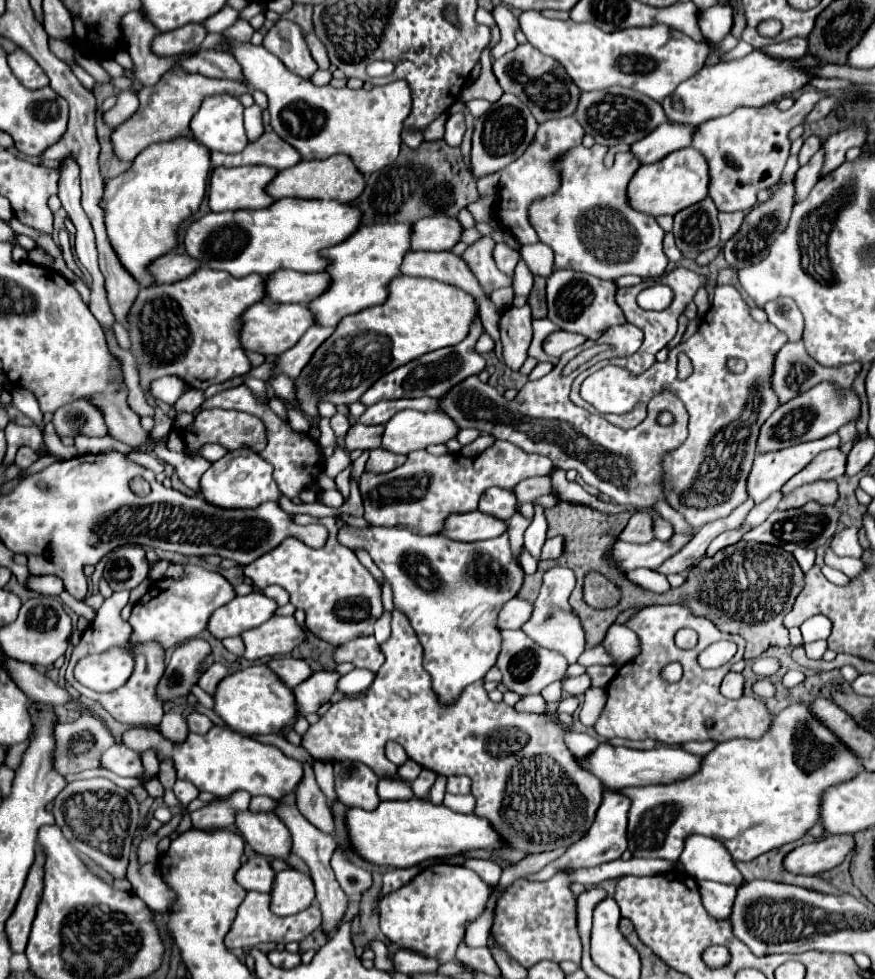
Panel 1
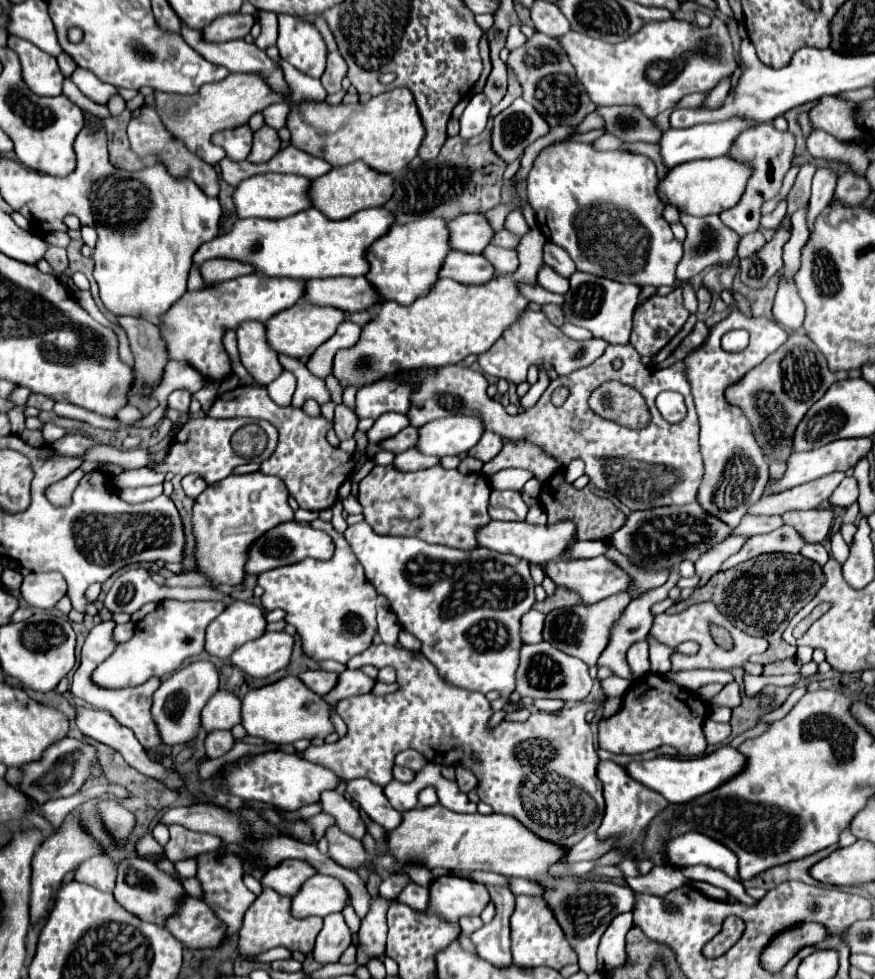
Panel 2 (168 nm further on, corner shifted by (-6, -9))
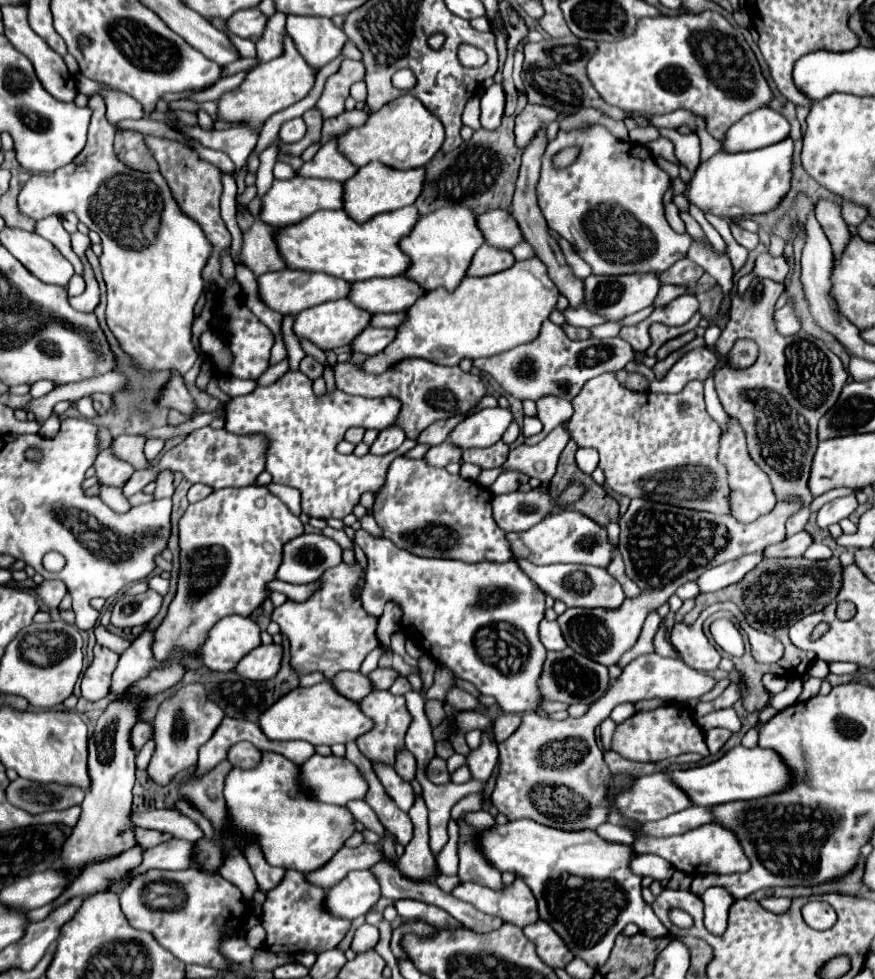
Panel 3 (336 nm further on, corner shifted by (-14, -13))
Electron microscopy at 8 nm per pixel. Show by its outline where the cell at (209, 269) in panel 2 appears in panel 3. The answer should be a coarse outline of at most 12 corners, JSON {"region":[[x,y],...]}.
{"region":[[271,226],[243,232],[239,262],[255,276],[285,268]]}

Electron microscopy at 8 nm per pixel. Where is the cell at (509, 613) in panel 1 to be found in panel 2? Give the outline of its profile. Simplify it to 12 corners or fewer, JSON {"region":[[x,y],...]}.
{"region":[[527,612],[521,620],[521,636],[525,644],[543,640],[545,614]]}

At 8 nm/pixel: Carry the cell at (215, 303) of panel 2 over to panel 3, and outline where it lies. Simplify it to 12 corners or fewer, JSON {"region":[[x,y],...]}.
{"region":[[299,270],[257,278],[259,298],[287,316],[347,296],[351,284]]}

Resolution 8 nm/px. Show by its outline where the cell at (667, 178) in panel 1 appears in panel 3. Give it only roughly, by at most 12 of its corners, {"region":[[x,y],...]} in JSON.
{"region":[[793,140],[719,152],[687,200],[705,214],[769,212],[789,190]]}

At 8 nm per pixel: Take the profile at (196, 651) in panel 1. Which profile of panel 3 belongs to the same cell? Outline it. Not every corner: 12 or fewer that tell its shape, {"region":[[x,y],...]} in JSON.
{"region":[[199,682],[155,716],[149,776],[167,784],[197,764],[223,710]]}

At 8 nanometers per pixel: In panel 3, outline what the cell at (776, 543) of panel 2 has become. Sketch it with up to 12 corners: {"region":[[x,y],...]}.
{"region":[[763,552],[739,556],[697,578],[701,592],[739,582],[763,560]]}

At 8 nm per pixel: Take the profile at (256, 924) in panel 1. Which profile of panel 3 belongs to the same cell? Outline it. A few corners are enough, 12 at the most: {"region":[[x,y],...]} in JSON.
{"region":[[297,870],[267,892],[269,952],[321,954],[351,922],[323,912],[325,890]]}

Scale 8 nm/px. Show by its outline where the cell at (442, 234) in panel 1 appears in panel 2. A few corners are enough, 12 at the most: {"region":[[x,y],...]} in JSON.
{"region":[[485,214],[449,222],[451,248],[483,252],[495,234]]}

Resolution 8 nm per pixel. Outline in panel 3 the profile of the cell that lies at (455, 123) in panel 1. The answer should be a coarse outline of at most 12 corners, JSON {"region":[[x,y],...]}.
{"region":[[501,84],[481,96],[481,128],[501,124],[505,94]]}

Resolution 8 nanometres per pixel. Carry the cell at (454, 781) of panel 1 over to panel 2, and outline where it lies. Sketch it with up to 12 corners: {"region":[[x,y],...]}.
{"region":[[463,766],[455,768],[455,778],[461,792],[473,790],[477,778]]}

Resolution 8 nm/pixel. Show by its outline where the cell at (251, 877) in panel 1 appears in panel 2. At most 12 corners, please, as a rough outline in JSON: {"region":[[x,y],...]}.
{"region":[[283,860],[261,884],[295,896],[317,870],[303,860]]}

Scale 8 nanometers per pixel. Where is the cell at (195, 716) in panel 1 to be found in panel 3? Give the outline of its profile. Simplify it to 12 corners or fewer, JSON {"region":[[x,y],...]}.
{"region":[[251,742],[229,748],[227,760],[235,768],[253,768],[261,760]]}

